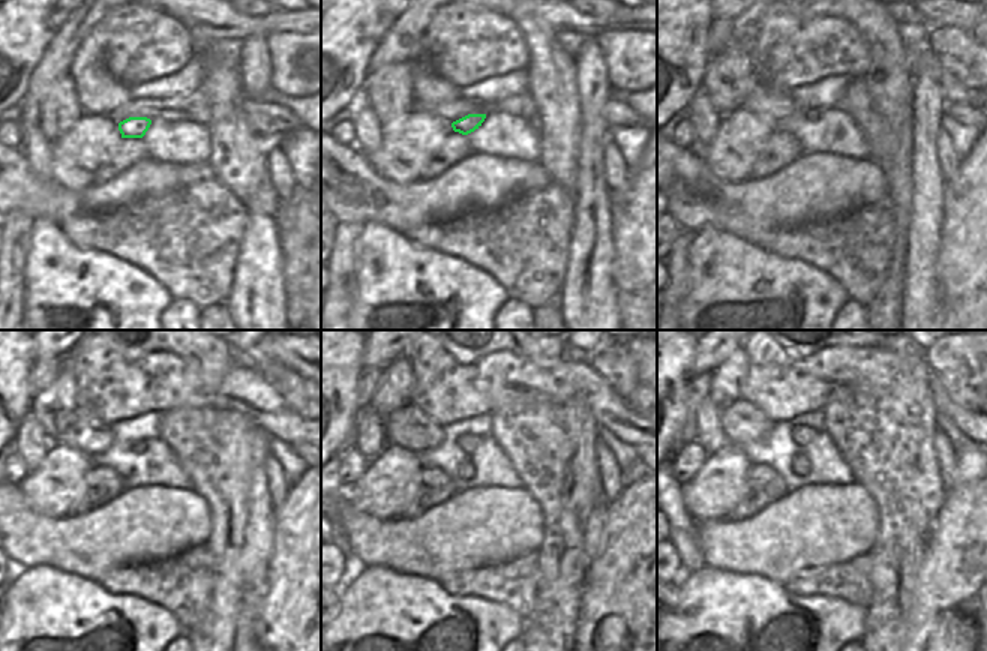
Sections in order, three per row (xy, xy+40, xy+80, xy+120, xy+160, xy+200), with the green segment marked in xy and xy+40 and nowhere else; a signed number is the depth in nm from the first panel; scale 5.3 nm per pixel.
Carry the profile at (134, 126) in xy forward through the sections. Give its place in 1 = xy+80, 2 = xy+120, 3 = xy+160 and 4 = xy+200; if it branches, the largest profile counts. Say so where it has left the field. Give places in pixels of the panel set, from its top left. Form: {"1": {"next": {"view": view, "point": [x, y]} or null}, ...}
{"1": {"next": {"view": "xy+80", "point": [812, 114]}}, "2": {"next": {"view": "xy+120", "point": [140, 447]}}, "3": {"next": {"view": "xy+160", "point": [468, 443]}}, "4": {"next": {"view": "xy+200", "point": [803, 435]}}}

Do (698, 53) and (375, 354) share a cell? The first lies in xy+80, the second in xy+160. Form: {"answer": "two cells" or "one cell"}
{"answer": "two cells"}

